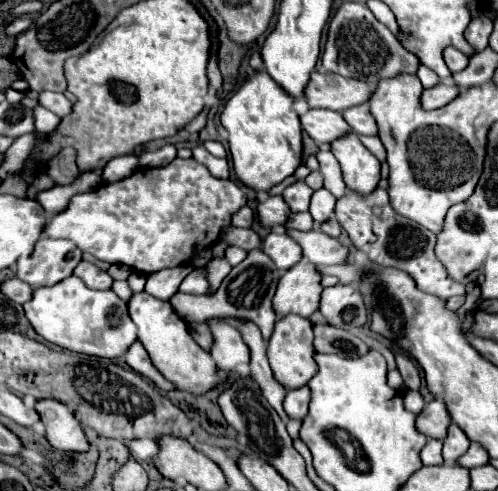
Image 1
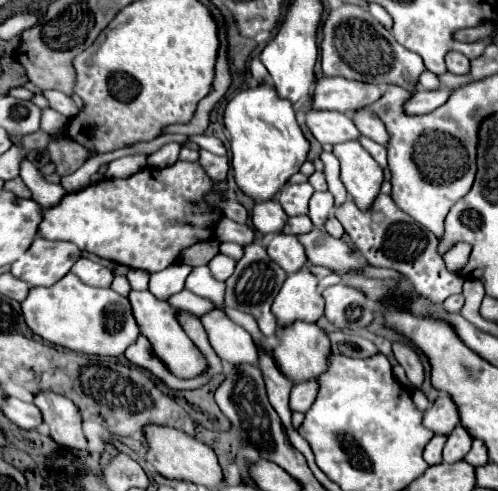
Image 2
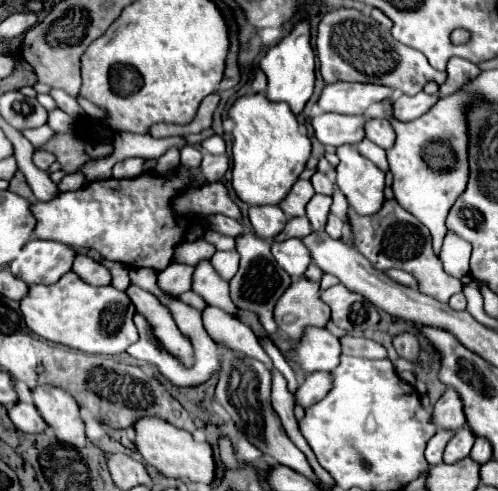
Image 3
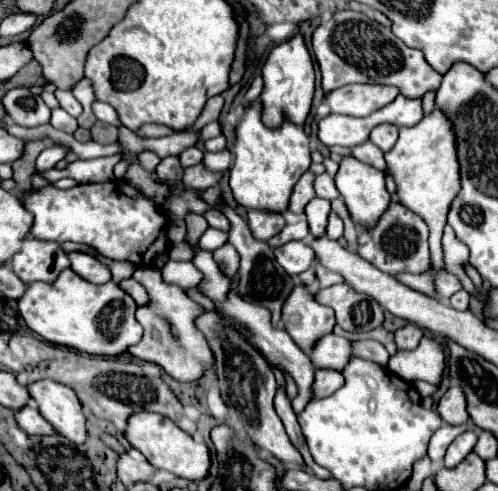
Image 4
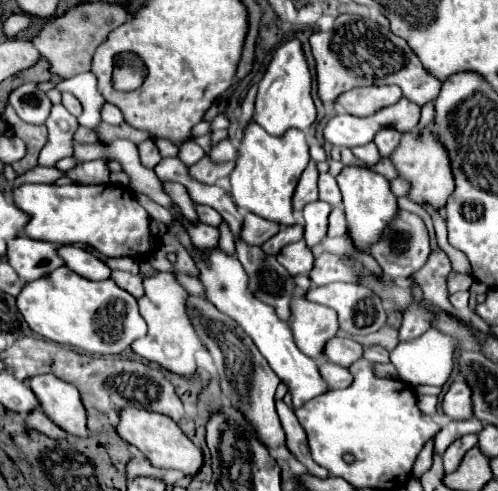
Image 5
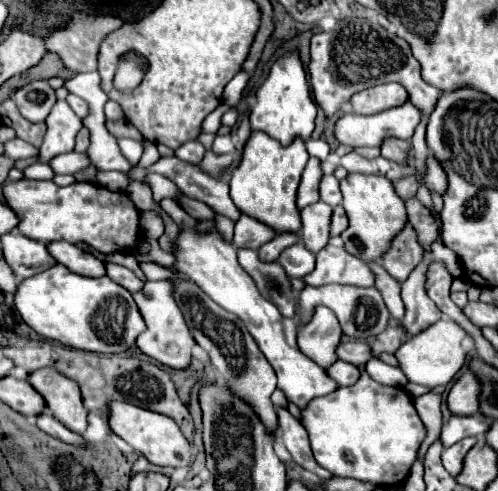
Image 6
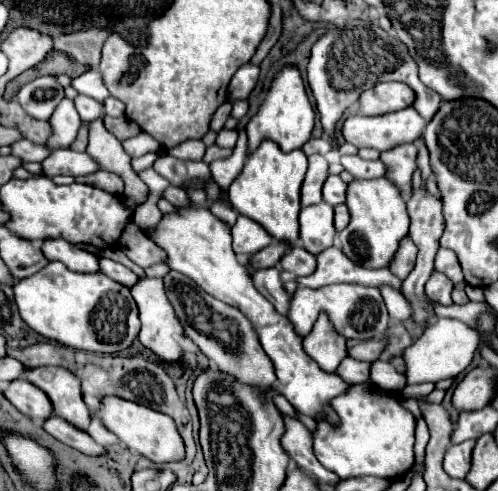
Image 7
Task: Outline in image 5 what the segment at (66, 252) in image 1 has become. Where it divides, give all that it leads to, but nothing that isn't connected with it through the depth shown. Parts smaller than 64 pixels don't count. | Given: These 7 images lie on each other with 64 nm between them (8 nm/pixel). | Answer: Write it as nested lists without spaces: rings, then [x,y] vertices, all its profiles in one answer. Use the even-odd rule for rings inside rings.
[[[16,236],[8,244],[6,260],[24,282],[42,278],[64,264],[62,258],[56,254],[54,244],[24,238],[24,236]]]

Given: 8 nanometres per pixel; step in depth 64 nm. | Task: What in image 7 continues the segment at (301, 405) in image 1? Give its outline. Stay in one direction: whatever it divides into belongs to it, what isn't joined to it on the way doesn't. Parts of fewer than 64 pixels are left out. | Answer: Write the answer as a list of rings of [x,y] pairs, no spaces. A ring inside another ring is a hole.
[[[352,356],[344,358],[342,364],[338,366],[338,376],[342,376],[346,382],[350,384],[360,384],[360,382],[366,382],[370,380],[370,362],[364,362],[364,360],[356,360]]]

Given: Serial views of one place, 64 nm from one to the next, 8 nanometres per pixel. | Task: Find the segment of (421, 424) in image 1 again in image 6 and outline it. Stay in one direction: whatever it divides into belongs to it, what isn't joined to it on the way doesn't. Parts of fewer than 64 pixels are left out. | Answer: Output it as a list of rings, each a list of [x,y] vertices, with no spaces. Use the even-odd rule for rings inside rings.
[[[466,372],[458,378],[448,394],[448,408],[452,414],[472,416],[480,408],[480,380],[474,372]]]

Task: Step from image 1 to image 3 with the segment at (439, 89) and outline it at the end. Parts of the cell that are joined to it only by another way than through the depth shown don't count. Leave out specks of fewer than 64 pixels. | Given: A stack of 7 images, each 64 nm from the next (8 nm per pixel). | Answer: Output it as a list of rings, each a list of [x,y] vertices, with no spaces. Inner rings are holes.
[[[424,92],[416,94],[416,96],[398,96],[392,104],[392,118],[400,120],[400,122],[410,122],[420,118],[424,112],[428,112],[434,104],[436,104],[438,96],[428,96]]]

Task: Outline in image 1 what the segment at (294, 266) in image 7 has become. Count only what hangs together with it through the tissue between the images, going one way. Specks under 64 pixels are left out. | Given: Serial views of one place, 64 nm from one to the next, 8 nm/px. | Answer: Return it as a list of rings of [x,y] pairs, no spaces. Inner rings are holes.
[[[272,230],[266,236],[262,250],[272,258],[280,272],[286,272],[288,268],[292,268],[292,264],[298,264],[302,260],[300,246],[284,230]]]

